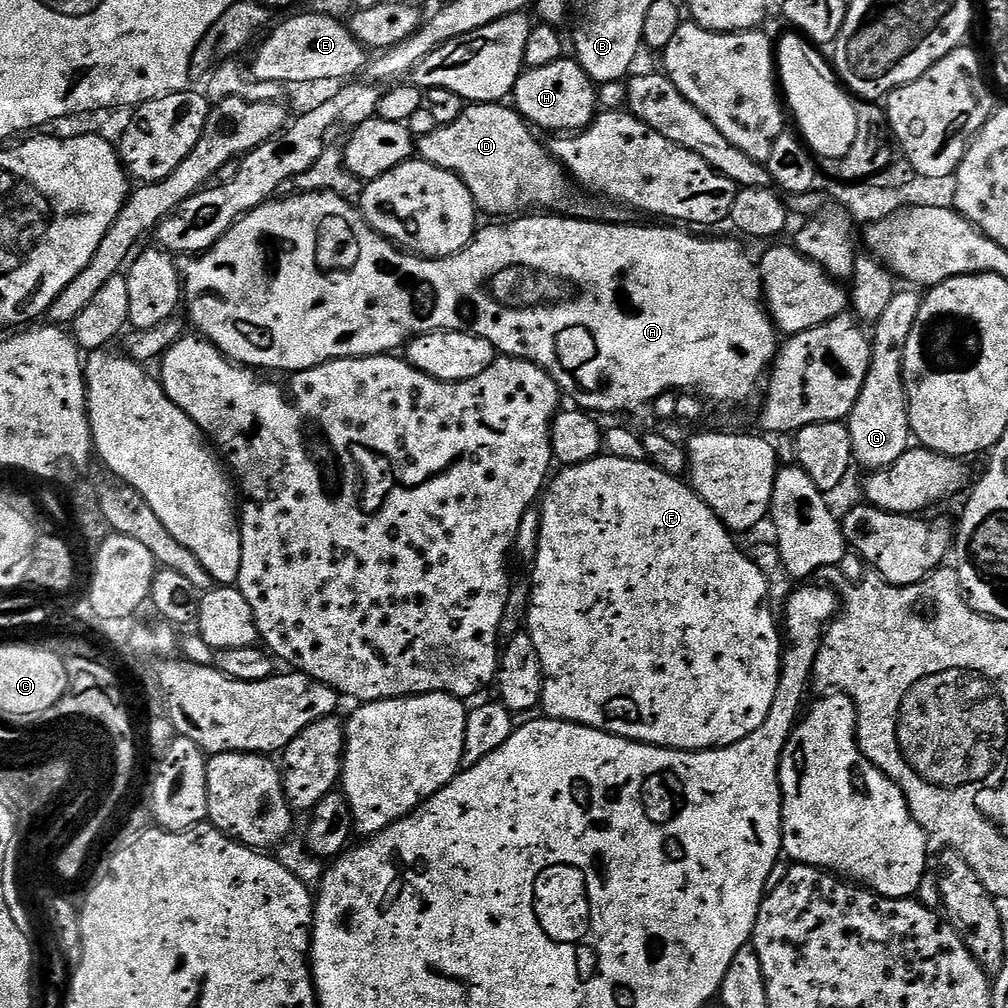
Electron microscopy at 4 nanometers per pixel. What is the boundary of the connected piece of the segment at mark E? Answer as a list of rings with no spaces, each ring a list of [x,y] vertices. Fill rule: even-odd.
[[[306,10],[301,16],[292,16],[278,24],[263,37],[264,45],[257,50],[252,68],[250,64],[250,72],[255,79],[274,81],[281,86],[320,84],[323,80],[348,82],[365,71],[369,53],[354,38],[343,19]]]

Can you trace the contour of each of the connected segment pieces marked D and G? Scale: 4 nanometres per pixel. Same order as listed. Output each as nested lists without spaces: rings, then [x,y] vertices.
[[[469,103],[456,121],[431,130],[419,137],[419,159],[453,172],[470,190],[477,209],[492,216],[488,218],[512,218],[521,210],[563,209],[574,189],[559,160],[540,145],[541,137],[511,105]]]
[[[916,290],[904,291],[908,292],[894,292],[886,310],[871,329],[870,368],[858,394],[858,402],[854,402],[854,410],[846,421],[855,463],[867,470],[888,468],[898,462],[913,439],[908,417],[908,395],[904,389],[904,351],[910,330],[914,330],[914,322],[918,318],[922,296]]]

